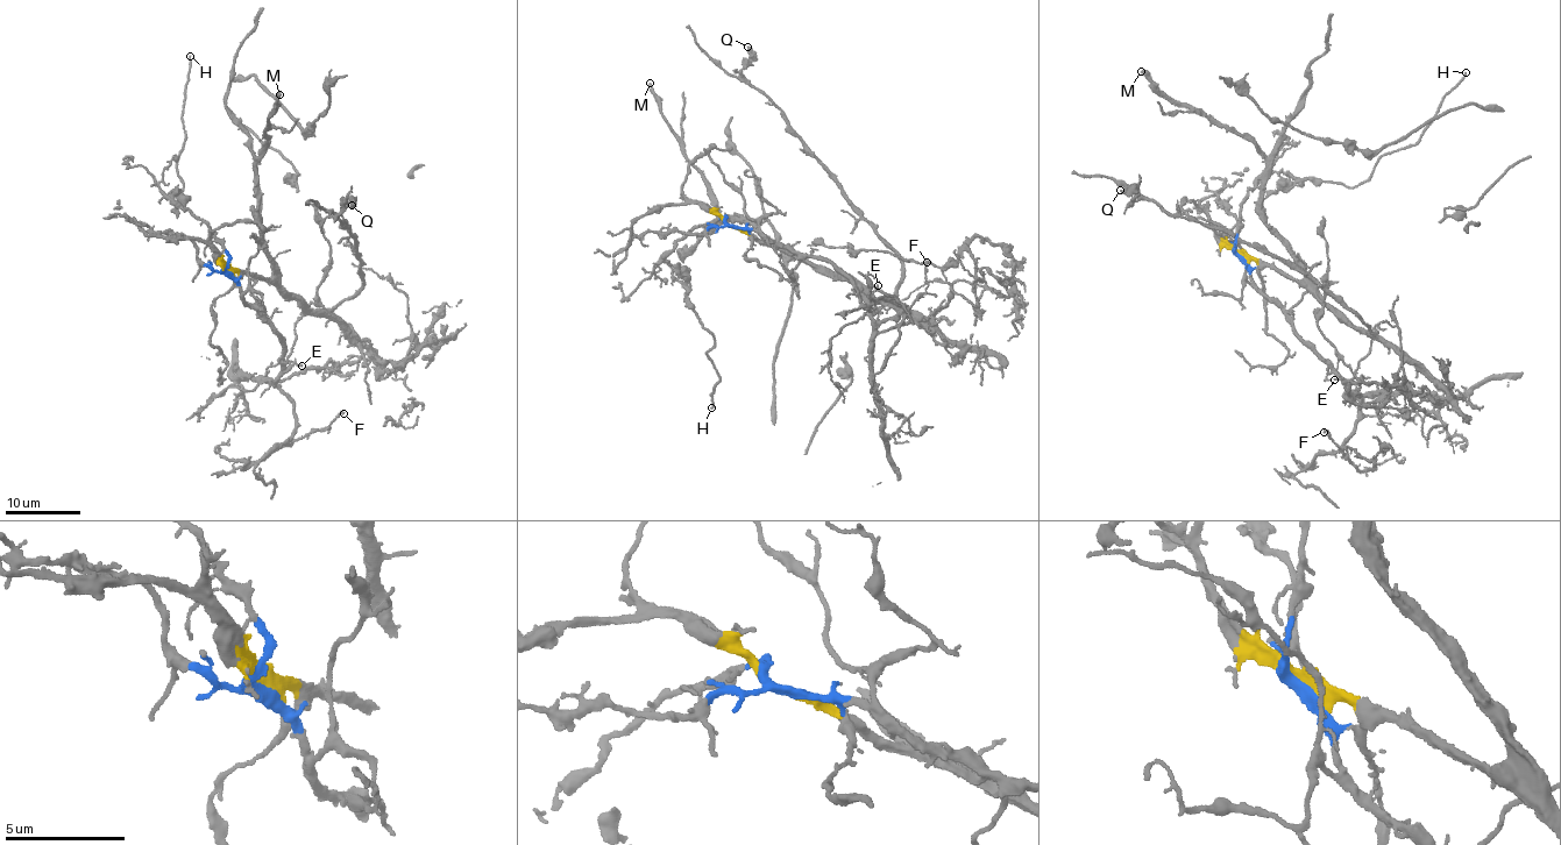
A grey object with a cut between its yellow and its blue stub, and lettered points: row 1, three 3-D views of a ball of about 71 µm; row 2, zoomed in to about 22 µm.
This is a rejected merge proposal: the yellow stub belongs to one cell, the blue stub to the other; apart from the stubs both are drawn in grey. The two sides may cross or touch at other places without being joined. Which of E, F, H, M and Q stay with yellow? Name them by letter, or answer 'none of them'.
M, Q

